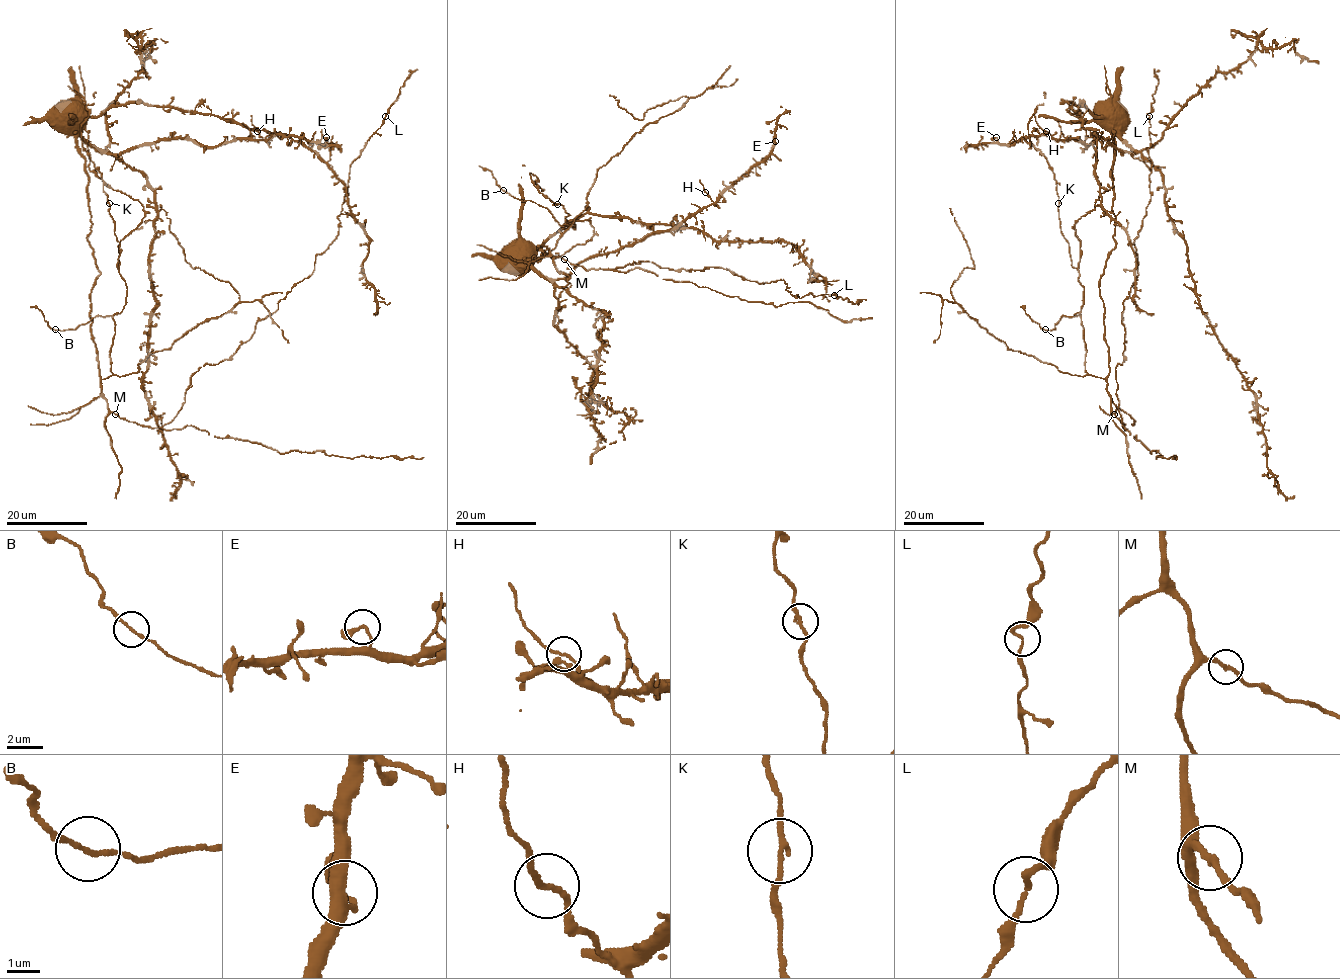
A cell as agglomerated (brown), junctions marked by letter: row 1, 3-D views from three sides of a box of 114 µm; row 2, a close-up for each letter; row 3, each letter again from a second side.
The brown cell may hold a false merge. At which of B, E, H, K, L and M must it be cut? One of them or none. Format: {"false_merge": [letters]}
{"false_merge": []}

